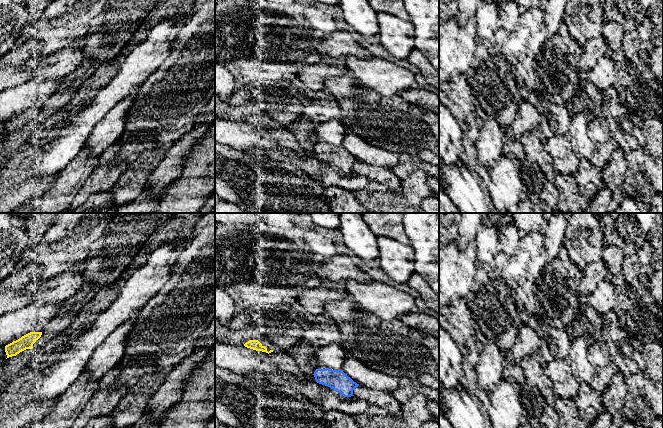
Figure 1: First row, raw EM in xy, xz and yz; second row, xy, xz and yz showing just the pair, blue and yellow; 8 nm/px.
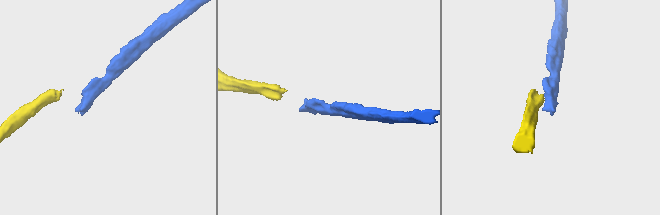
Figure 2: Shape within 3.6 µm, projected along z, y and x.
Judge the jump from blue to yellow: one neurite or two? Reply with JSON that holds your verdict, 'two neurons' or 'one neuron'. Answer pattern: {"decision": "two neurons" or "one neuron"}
{"decision": "two neurons"}

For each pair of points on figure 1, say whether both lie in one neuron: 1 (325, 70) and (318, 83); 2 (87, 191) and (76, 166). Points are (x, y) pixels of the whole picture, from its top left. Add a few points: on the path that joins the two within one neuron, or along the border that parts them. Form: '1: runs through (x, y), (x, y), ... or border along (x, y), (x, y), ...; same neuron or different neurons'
1: runs through (322, 73), (318, 80); same neuron
2: border along (98, 164), (71, 202); different neurons

